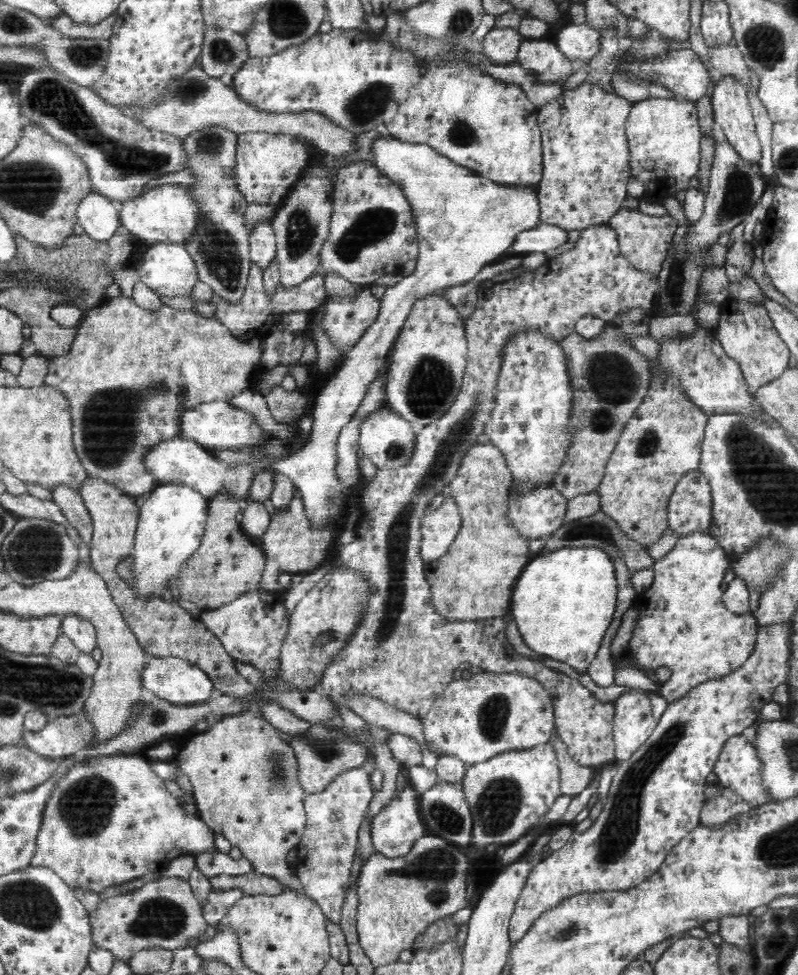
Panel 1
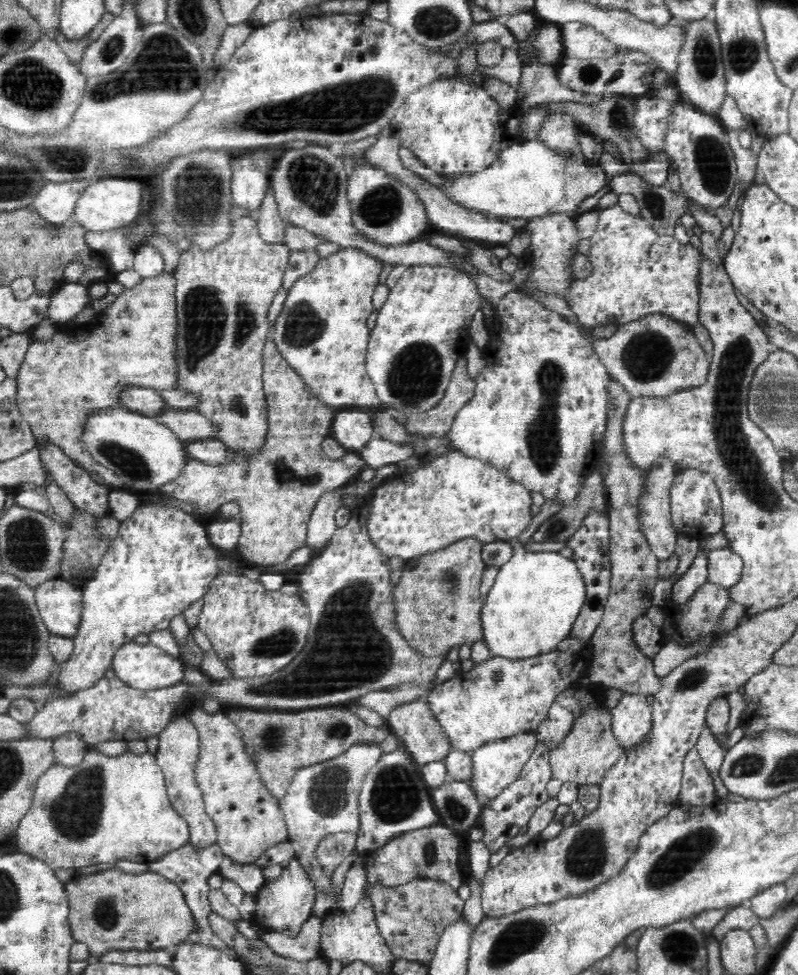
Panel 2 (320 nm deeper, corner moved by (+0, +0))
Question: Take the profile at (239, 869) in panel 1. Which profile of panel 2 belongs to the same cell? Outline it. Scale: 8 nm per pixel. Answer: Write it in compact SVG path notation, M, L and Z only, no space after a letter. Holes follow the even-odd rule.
M190 843L182 846L181 849L166 854L165 857L158 857L156 861L146 864L148 870L161 874L168 880L171 880L185 895L185 901L192 911L194 922L197 922L197 926L200 926L200 929L193 930L193 933L189 934L187 941L190 943L212 945L220 941L220 938L212 930L210 917L208 917L212 914L209 903L210 887L208 886L208 878L212 874L219 872L222 858L224 858L224 855L222 855L221 849L216 843L202 849L198 849L194 847L194 844Z

